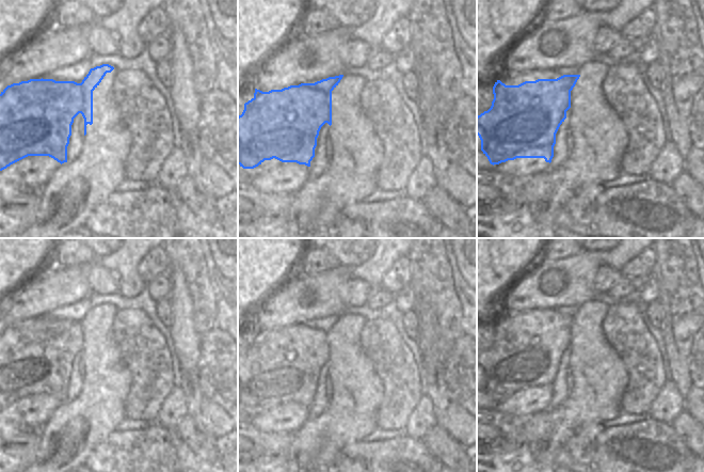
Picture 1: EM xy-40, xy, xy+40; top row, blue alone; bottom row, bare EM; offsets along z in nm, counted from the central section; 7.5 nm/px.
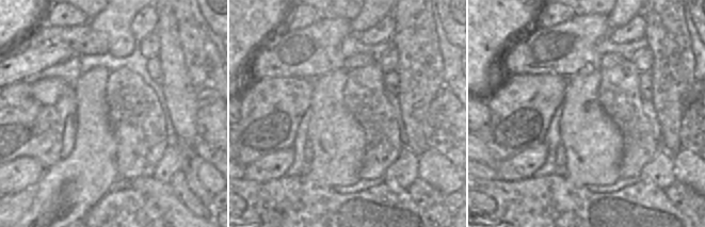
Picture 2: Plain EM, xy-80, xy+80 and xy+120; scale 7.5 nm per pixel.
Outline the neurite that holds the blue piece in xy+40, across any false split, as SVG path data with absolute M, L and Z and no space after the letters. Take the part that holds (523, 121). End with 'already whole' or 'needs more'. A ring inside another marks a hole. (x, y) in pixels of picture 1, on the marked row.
M563 75L557 79L538 79L525 81L518 85L506 85L497 80L493 86L494 99L487 111L477 116L477 135L481 140L481 151L491 164L499 164L516 158L544 158L551 162L556 133L566 119L566 111L571 108L571 91L580 75Z; already whole

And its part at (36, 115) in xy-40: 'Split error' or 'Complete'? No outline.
Complete.

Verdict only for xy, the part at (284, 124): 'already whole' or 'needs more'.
already whole

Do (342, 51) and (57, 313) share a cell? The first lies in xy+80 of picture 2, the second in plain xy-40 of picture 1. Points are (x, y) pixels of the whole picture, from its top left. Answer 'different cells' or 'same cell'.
different cells

